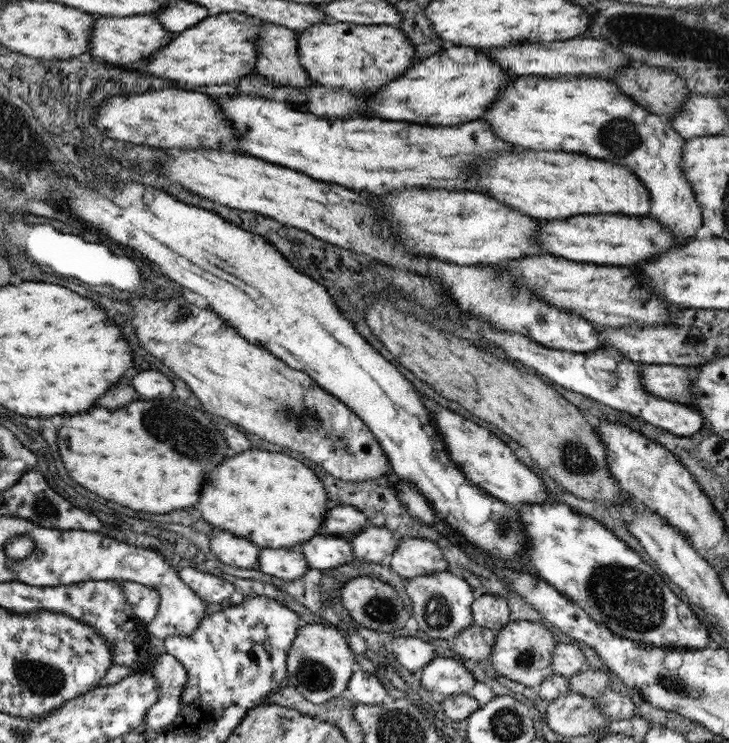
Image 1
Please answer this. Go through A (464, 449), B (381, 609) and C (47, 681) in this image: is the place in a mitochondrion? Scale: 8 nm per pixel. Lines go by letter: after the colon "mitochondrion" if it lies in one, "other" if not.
A: other
B: mitochondrion
C: mitochondrion

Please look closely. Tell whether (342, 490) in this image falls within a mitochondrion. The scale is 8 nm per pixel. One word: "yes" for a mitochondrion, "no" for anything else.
no

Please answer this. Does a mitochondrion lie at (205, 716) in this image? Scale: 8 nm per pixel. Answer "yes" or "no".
no

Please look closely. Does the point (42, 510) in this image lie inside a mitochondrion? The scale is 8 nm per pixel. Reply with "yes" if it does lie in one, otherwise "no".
yes

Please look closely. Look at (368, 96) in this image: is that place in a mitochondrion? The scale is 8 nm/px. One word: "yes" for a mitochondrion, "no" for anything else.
no

